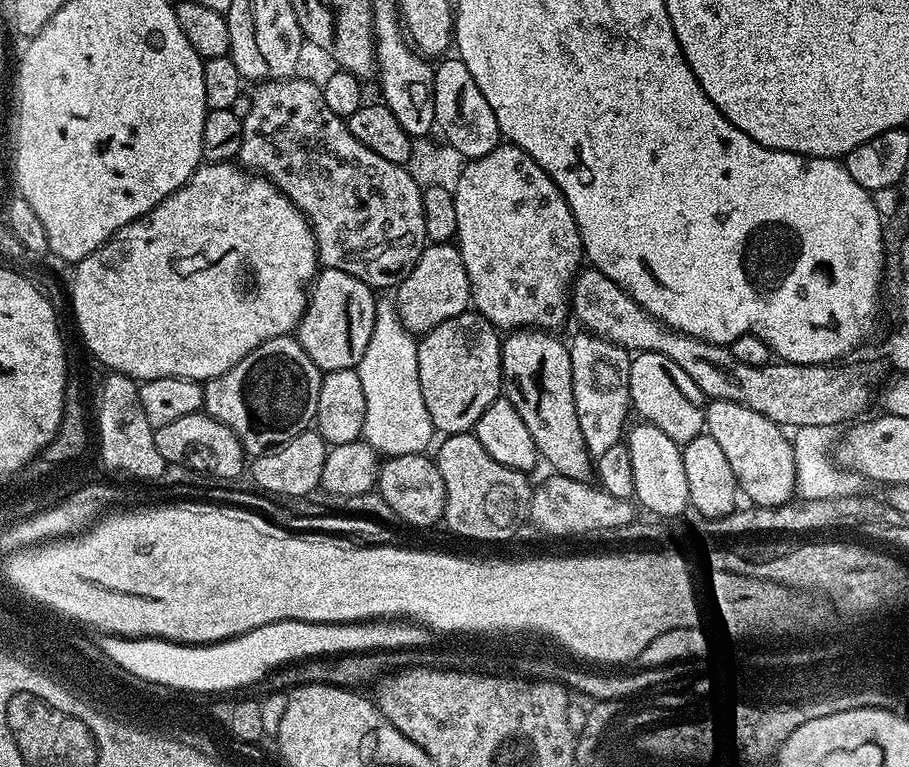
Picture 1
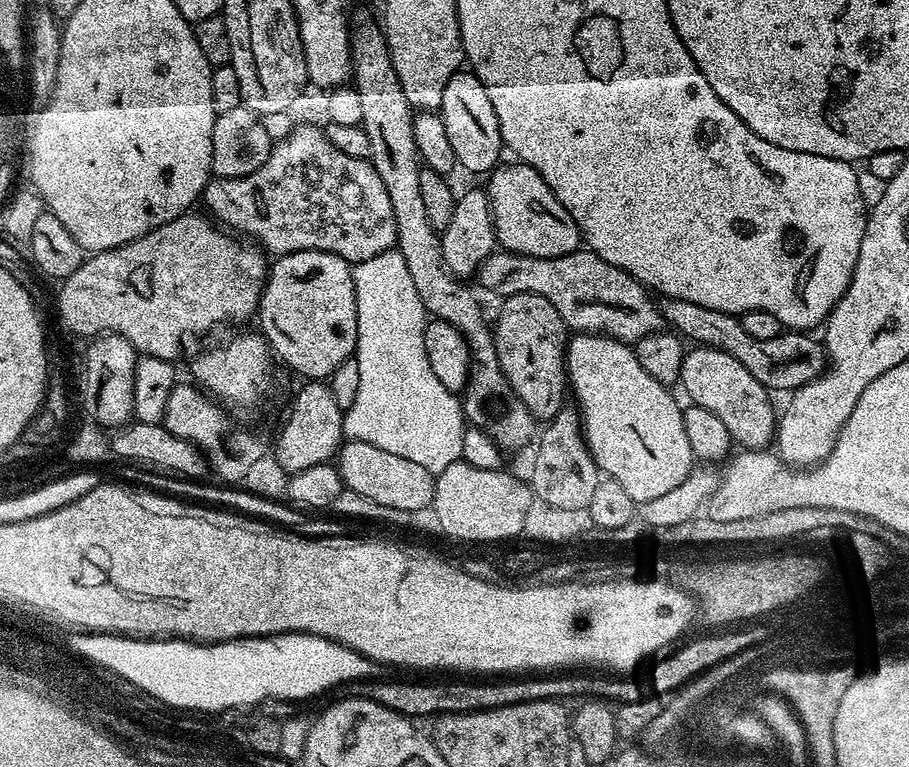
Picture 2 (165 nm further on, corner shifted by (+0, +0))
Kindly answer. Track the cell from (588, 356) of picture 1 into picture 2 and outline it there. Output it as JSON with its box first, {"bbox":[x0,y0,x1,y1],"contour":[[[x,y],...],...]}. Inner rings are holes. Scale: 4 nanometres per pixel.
{"bbox":[530,406,602,510],"contour":[[[565,406],[543,428],[540,441],[539,436],[535,441],[536,457],[532,460],[530,487],[534,496],[550,506],[562,507],[563,510],[587,508],[594,490],[601,482],[602,473],[584,440],[584,425],[579,411],[575,407]]]}

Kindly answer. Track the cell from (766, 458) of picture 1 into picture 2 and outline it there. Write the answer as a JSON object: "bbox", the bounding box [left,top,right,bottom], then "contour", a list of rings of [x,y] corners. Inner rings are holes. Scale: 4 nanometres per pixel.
{"bbox":[678,347,778,450],"contour":[[[689,347],[685,351],[684,361],[680,367],[678,384],[679,387],[684,387],[684,392],[689,396],[689,401],[692,404],[702,406],[702,410],[710,410],[710,414],[715,414],[721,420],[726,426],[726,430],[730,430],[732,439],[737,445],[742,444],[740,446],[745,449],[755,450],[767,449],[773,443],[778,423],[778,412],[777,409],[772,409],[772,404],[768,401],[769,389],[764,388],[762,382],[758,382],[758,378],[754,378],[754,374],[750,374],[750,370],[746,370],[746,366],[742,366],[742,362],[738,362],[738,358],[717,348]]]}

